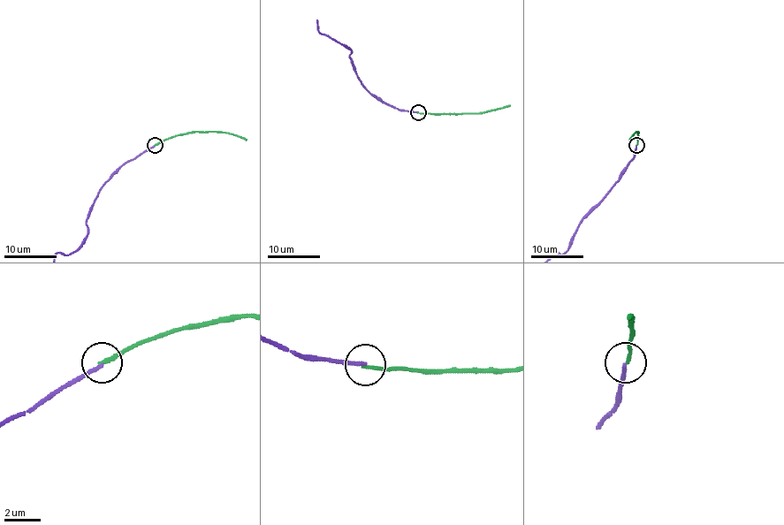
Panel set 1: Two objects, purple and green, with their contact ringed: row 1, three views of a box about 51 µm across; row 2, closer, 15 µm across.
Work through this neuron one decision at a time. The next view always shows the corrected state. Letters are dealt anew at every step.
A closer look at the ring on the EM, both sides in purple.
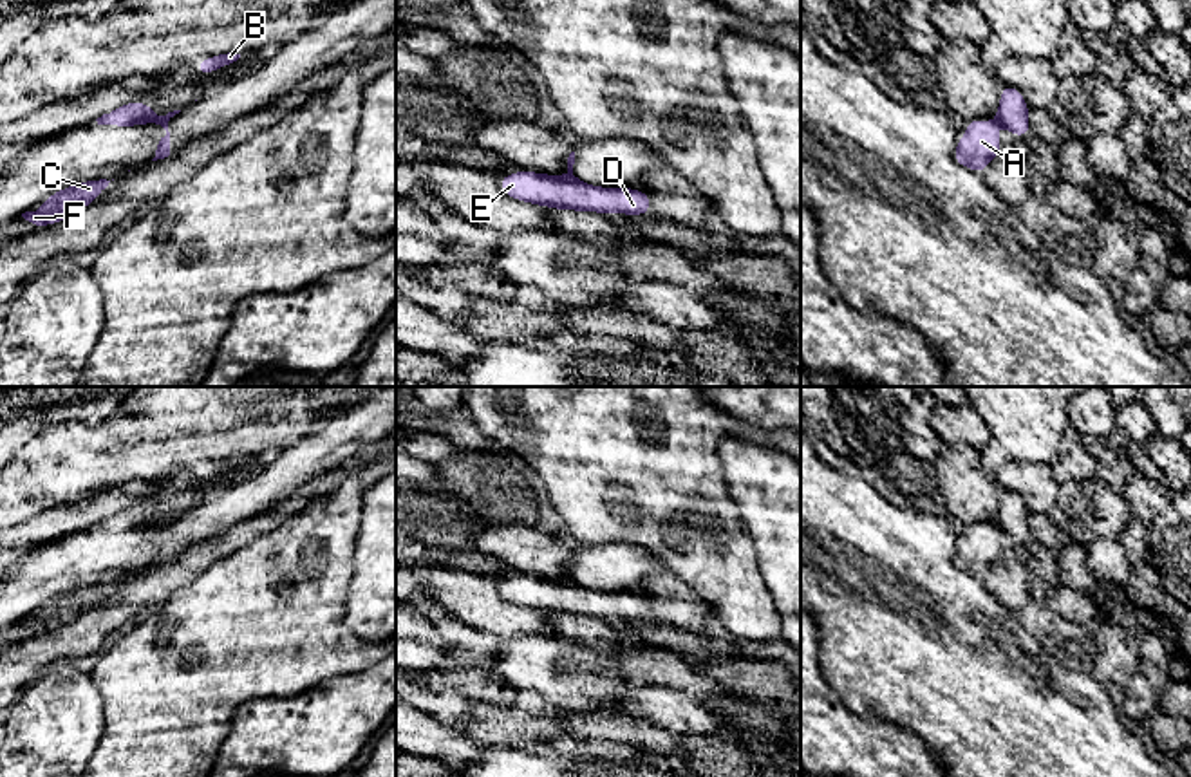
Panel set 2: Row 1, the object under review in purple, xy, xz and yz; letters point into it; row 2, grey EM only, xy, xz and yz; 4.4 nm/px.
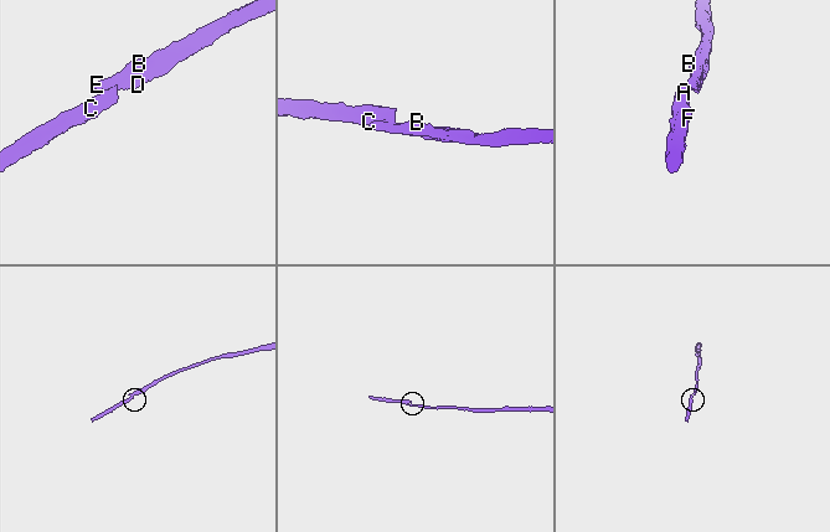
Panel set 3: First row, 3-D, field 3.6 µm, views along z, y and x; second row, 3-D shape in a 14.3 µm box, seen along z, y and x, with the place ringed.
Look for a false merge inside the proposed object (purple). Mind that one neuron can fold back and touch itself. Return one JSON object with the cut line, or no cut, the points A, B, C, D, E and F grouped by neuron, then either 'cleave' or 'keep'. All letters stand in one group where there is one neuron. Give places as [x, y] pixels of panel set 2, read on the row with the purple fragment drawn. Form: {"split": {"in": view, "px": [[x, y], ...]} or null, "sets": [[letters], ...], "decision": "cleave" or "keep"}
{"split": {"in": "xy", "px": [[168, 118], [161, 125]]}, "sets": [["A", "C", "F"], ["B", "D", "E"]], "decision": "cleave"}

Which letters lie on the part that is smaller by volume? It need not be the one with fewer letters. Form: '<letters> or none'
A, C, F

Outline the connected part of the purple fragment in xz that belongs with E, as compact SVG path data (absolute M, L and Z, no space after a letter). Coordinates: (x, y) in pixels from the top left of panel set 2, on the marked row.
M530 170L515 172L499 179L504 195L517 201L549 206L553 210L598 211L611 217L614 211L624 215L651 215L651 195L634 188L602 188L571 177L533 173Z

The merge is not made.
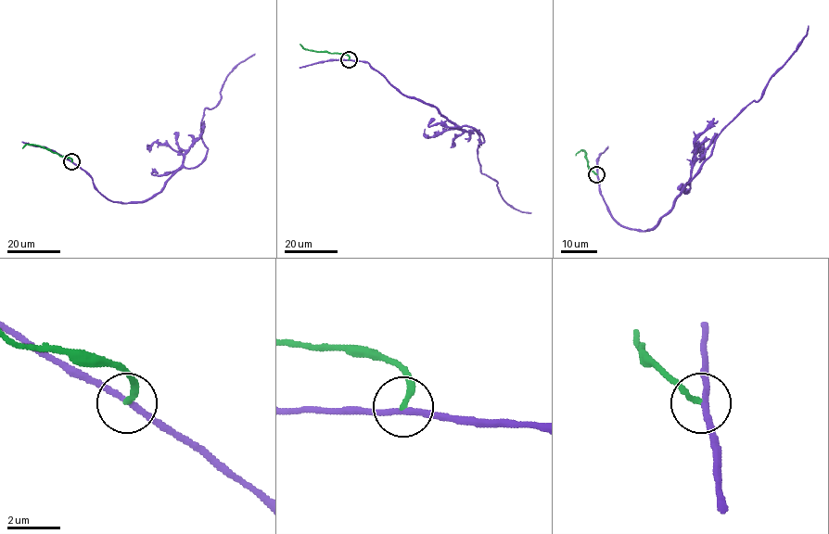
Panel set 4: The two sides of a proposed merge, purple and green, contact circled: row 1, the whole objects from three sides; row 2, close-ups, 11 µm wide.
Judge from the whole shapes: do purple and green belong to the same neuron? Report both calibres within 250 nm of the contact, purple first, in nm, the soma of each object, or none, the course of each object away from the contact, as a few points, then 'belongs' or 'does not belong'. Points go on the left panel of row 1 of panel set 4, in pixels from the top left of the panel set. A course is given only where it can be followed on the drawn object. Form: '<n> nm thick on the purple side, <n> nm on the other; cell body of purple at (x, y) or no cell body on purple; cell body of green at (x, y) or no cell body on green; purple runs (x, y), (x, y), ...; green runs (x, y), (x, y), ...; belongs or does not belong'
220 nm thick on the purple side, 200 nm on the other; no cell body on purple; no cell body on green; purple runs (71, 161), (108, 199), (155, 196), (180, 169), (201, 162), (204, 109), (255, 54); green runs (71, 161), (70, 158), (39, 146), (26, 145), (22, 148); does not belong

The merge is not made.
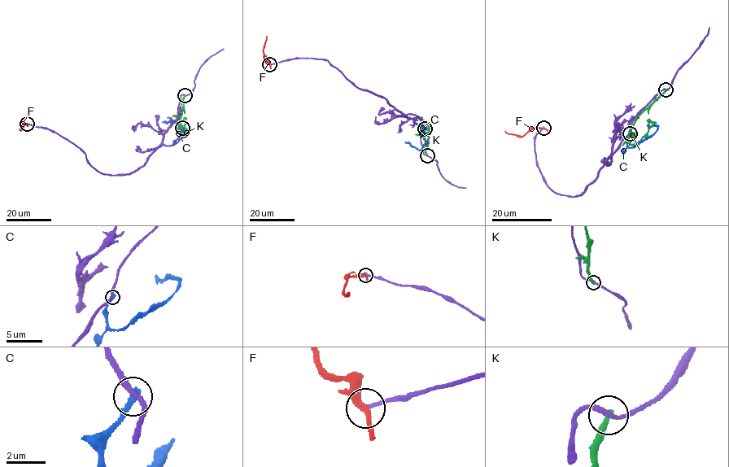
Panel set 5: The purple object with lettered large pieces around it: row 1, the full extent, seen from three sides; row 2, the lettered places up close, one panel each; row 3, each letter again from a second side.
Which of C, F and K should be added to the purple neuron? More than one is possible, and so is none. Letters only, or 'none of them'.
none of them

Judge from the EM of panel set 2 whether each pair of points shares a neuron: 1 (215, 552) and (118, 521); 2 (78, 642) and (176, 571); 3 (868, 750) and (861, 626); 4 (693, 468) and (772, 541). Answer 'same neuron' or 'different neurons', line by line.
1: different neurons
2: same neuron
3: different neurons
4: different neurons

